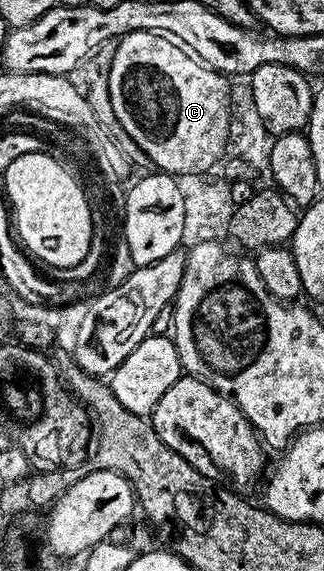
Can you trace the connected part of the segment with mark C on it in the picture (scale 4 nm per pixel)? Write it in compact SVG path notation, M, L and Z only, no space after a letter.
M131 32L116 46L117 51L111 55L109 99L124 137L135 140L138 151L145 153L158 171L174 176L209 172L229 145L230 79L197 61L188 50L164 34Z

